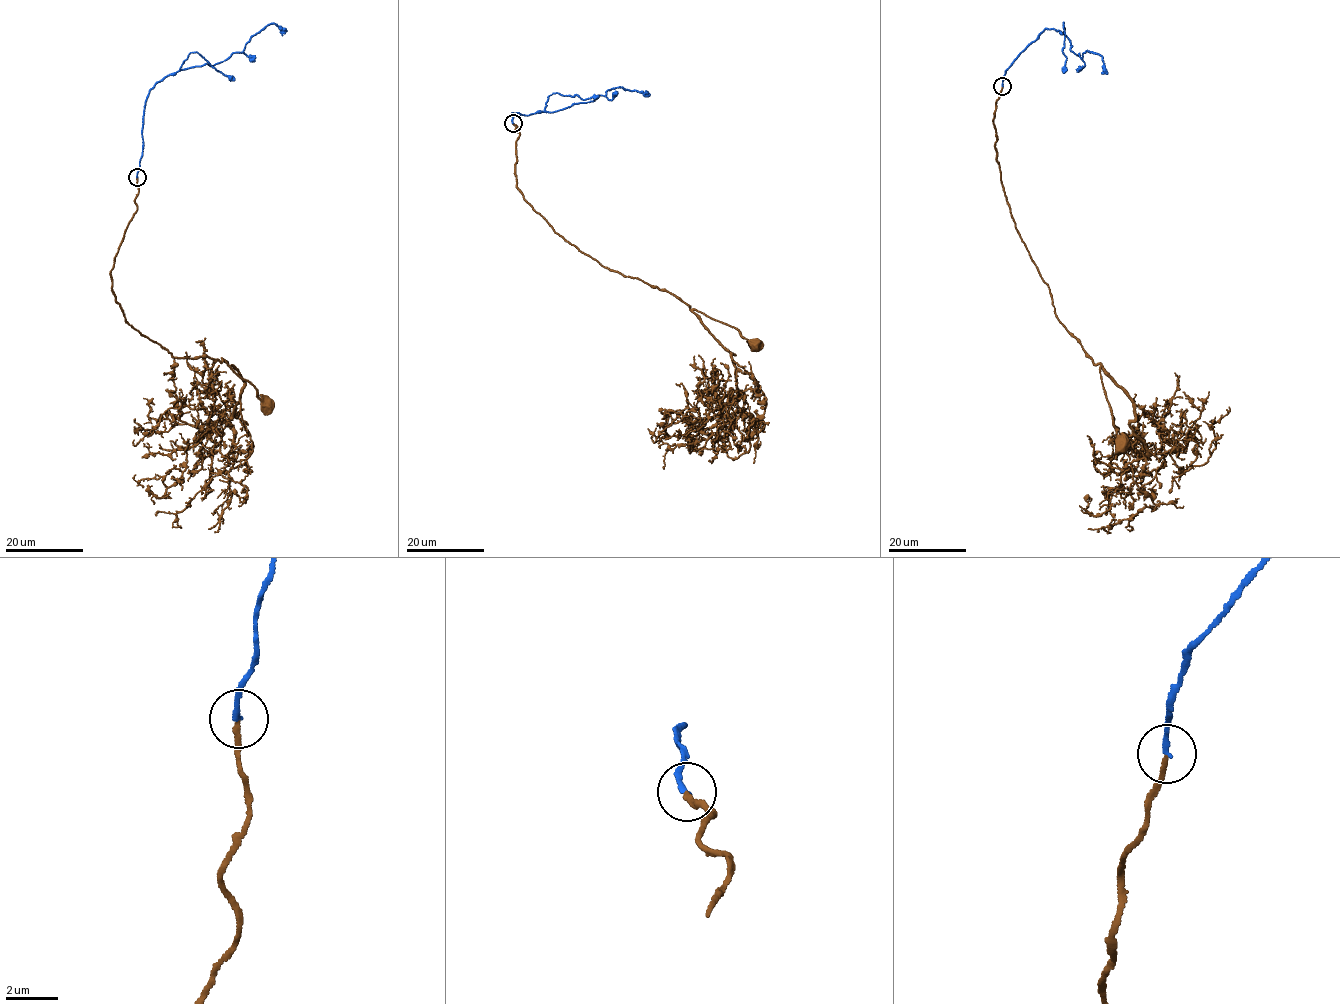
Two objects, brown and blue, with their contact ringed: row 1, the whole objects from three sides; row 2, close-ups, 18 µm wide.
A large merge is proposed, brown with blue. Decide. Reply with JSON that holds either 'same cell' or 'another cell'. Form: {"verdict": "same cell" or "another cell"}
{"verdict": "same cell"}

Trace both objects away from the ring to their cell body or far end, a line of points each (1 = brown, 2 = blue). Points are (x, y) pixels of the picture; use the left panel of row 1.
1: (137, 177), (137, 211), (111, 271), (125, 321), (174, 357), (223, 359), (267, 406)
2: (137, 177), (142, 116), (151, 89), (180, 70), (215, 65), (241, 52), (253, 36), (270, 24), (286, 30)

